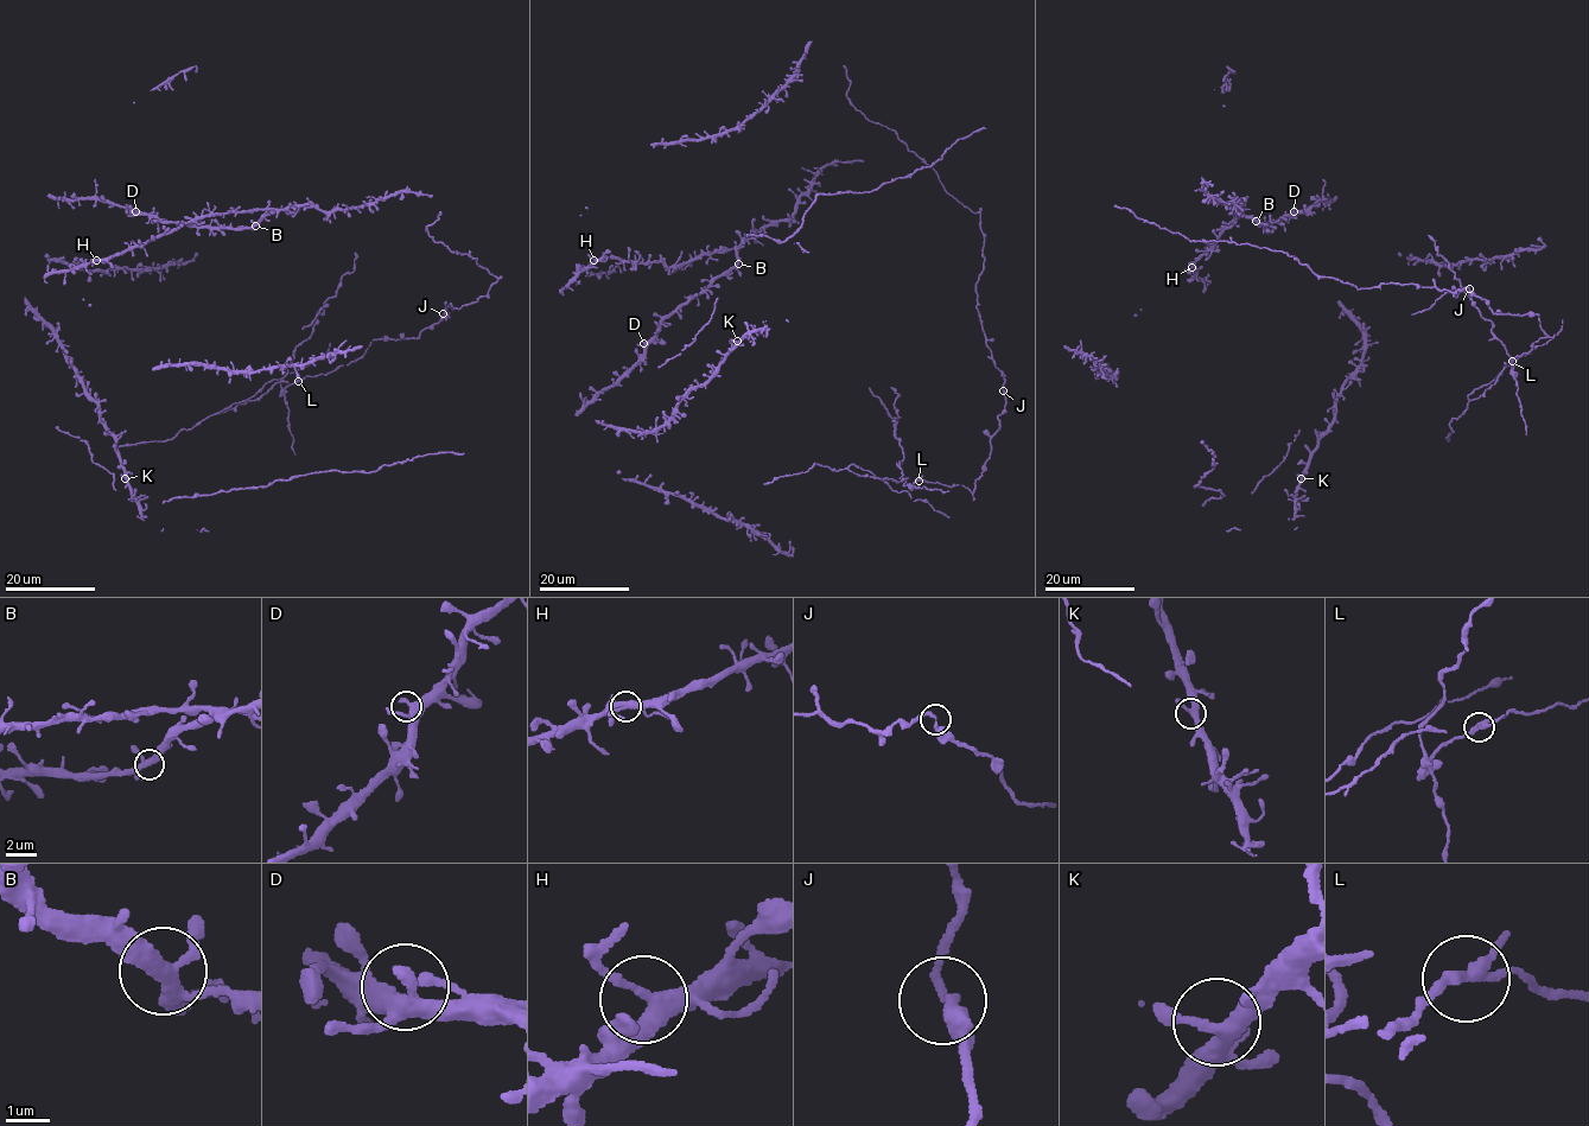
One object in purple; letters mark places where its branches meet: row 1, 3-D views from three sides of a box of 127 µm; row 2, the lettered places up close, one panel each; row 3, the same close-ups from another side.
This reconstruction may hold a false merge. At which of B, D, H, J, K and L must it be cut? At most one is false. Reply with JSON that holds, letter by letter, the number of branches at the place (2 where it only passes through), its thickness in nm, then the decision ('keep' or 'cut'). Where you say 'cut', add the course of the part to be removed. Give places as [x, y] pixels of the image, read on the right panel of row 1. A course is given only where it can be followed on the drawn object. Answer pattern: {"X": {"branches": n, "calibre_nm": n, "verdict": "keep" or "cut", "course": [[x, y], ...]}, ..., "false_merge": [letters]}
{"B": {"branches": 3, "calibre_nm": 320, "verdict": "keep"}, "D": {"branches": 3, "calibre_nm": 340, "verdict": "keep"}, "H": {"branches": 3, "calibre_nm": 320, "verdict": "keep"}, "J": {"branches": 2, "calibre_nm": 220, "verdict": "keep"}, "K": {"branches": 3, "calibre_nm": 320, "verdict": "keep"}, "L": {"branches": 3, "calibre_nm": 220, "verdict": "cut", "course": [[1512, 361], [1512, 370], [1508, 355], [1491, 330], [1493, 326], [1489, 320], [1486, 320], [1463, 291], [1428, 235]]}, "false_merge": ["L"]}

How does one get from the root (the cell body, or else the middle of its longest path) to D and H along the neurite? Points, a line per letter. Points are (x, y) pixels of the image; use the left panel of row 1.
D: (255, 224), (196, 227), (166, 223), (135, 211)
H: (255, 224), (268, 211), (213, 212), (96, 260)

